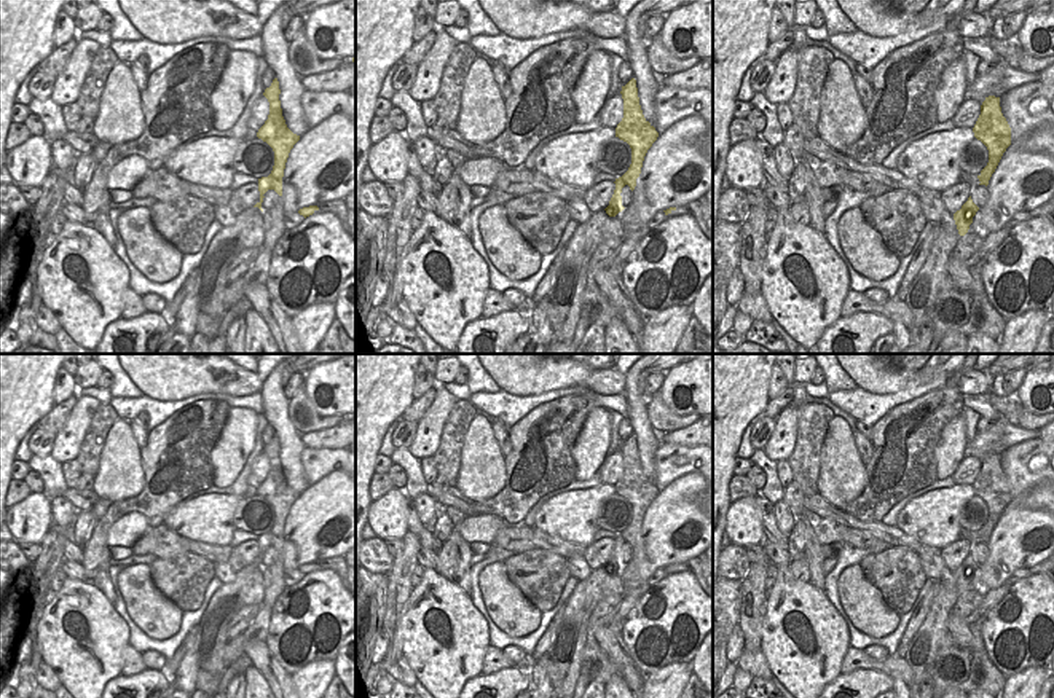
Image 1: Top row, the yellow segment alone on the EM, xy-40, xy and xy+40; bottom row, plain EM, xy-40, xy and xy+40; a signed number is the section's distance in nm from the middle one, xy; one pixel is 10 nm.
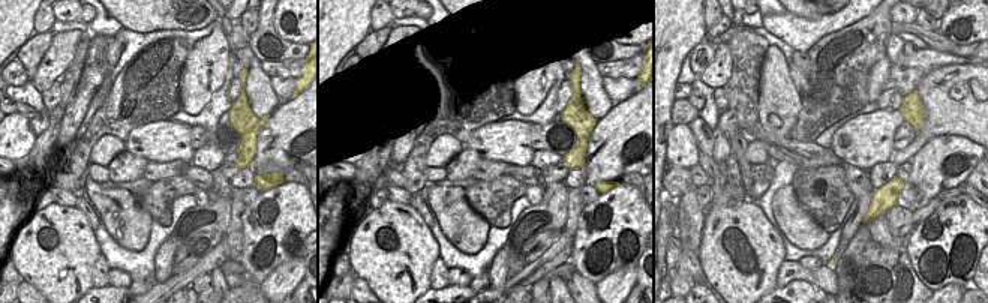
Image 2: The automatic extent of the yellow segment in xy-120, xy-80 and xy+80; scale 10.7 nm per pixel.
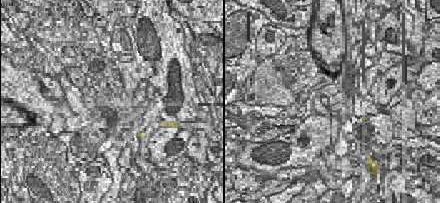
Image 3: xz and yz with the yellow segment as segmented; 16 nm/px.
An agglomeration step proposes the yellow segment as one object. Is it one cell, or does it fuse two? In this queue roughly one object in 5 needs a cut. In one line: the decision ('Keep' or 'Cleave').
Keep

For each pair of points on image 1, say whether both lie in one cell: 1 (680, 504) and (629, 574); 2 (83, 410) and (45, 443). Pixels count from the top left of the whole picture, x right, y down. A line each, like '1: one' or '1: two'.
1: one
2: two

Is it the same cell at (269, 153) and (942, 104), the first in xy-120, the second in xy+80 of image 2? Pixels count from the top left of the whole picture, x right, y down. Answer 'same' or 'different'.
different

